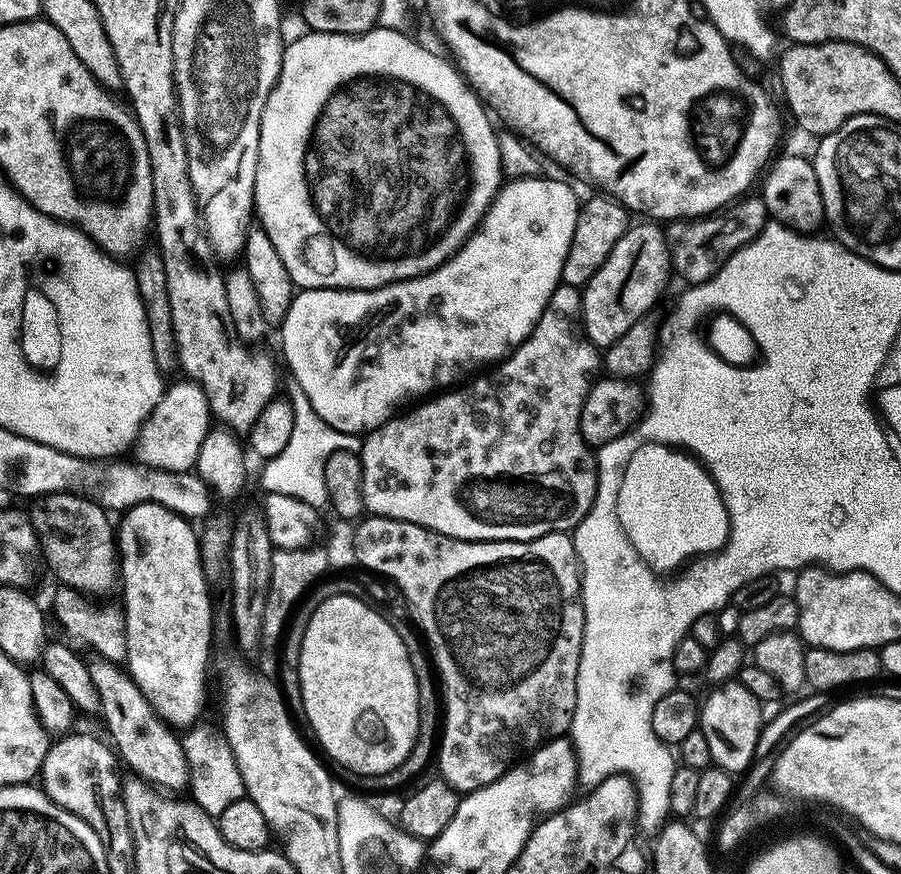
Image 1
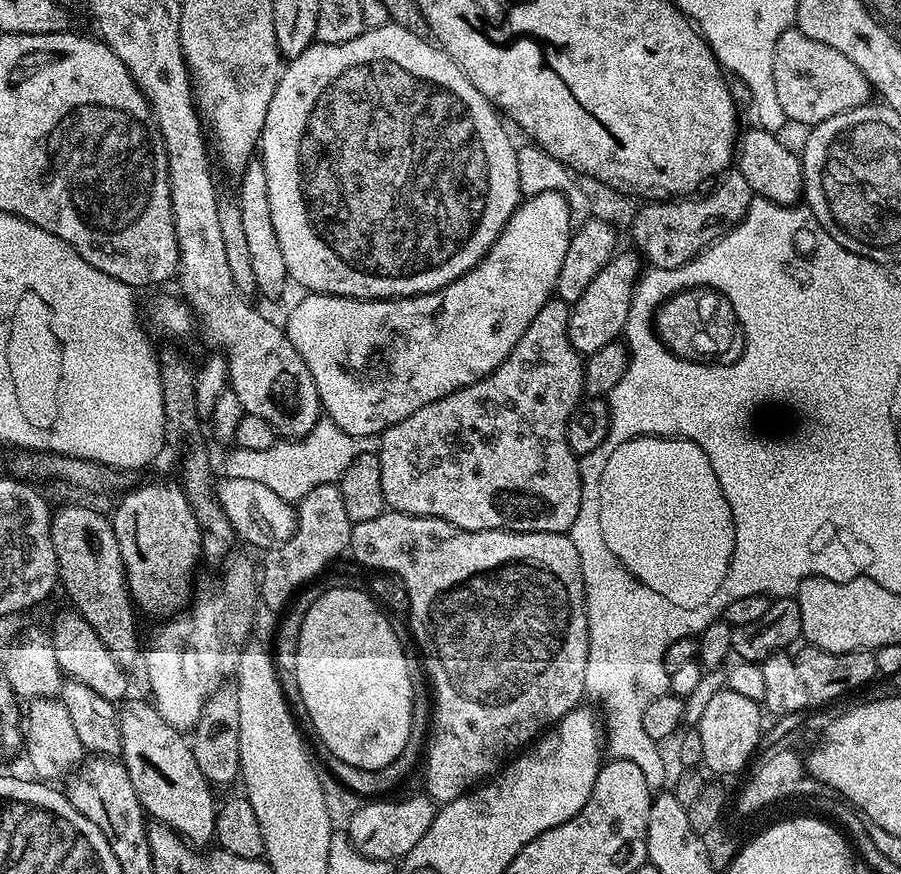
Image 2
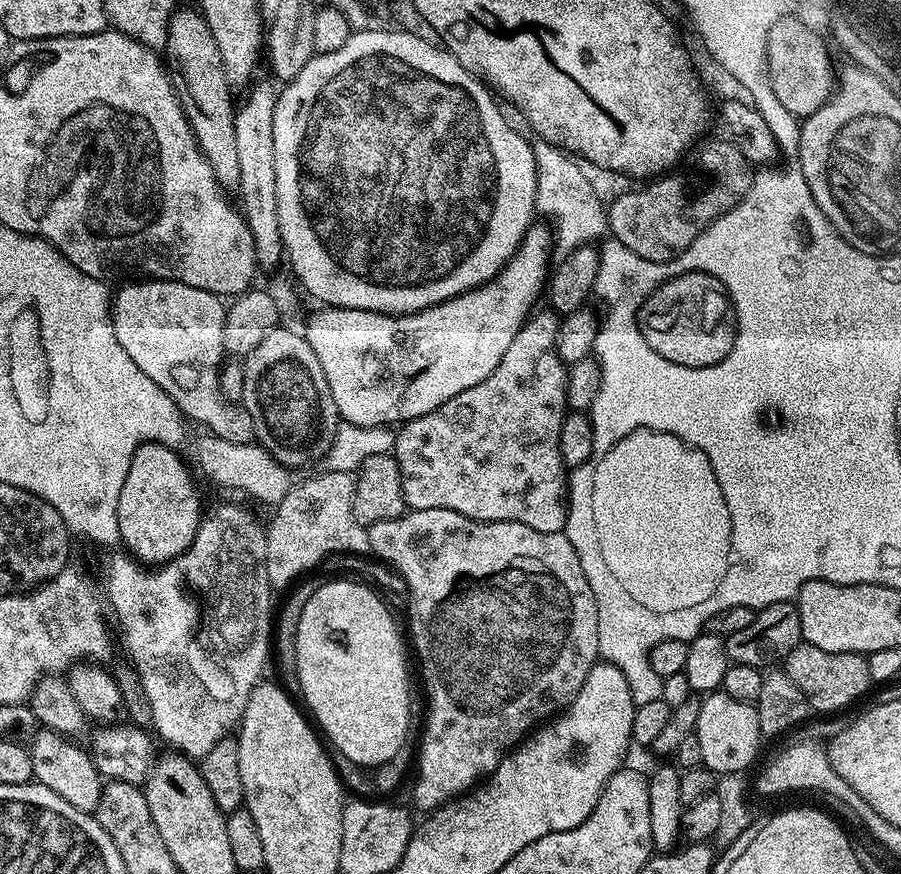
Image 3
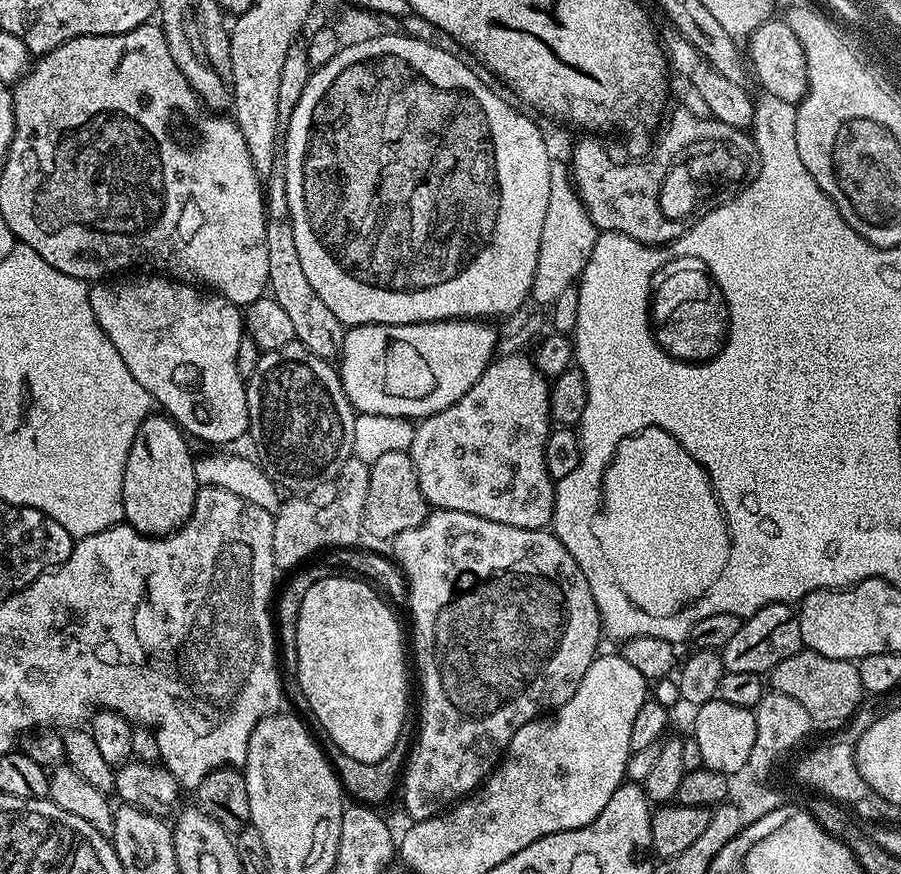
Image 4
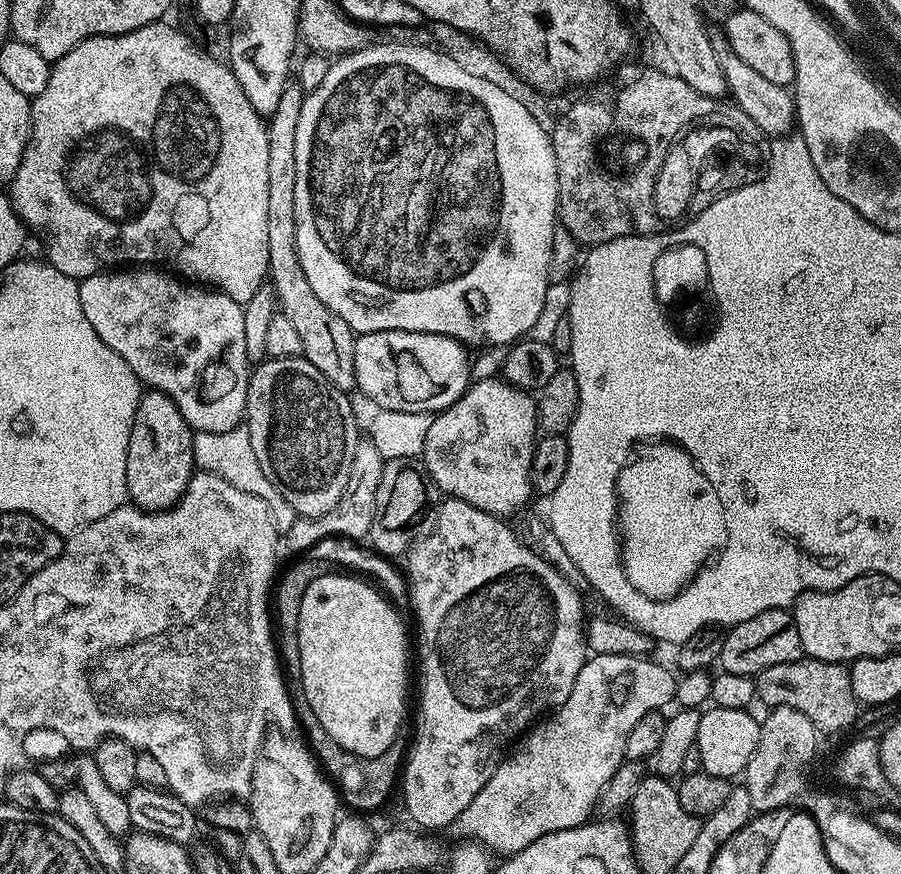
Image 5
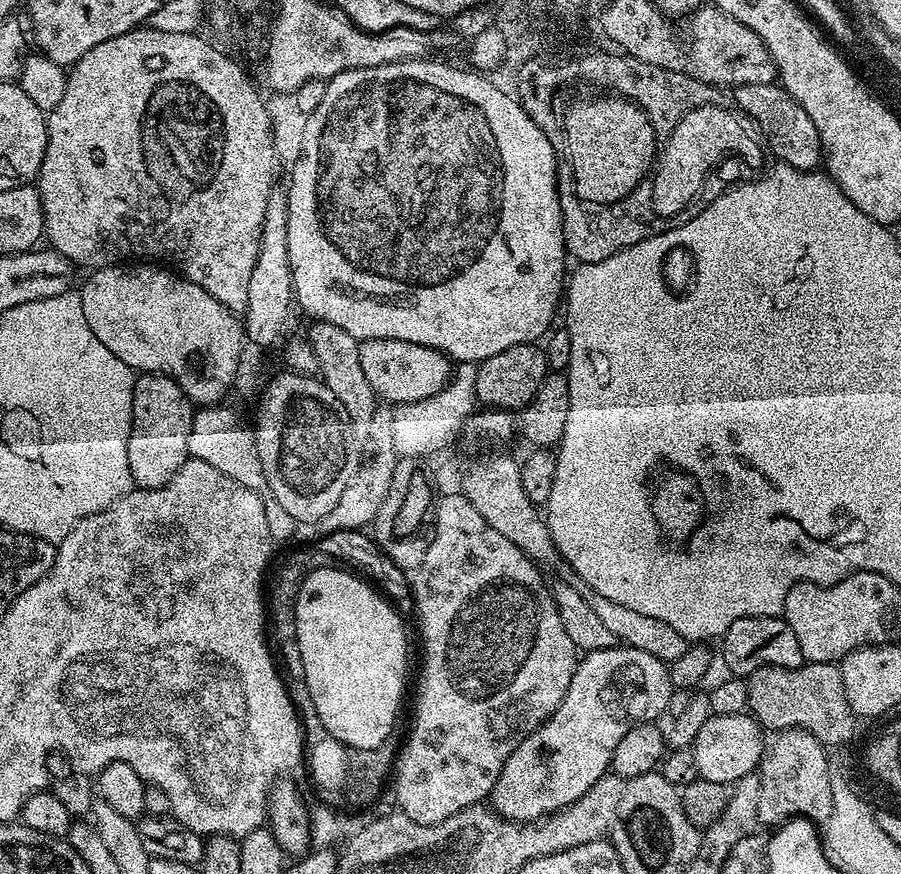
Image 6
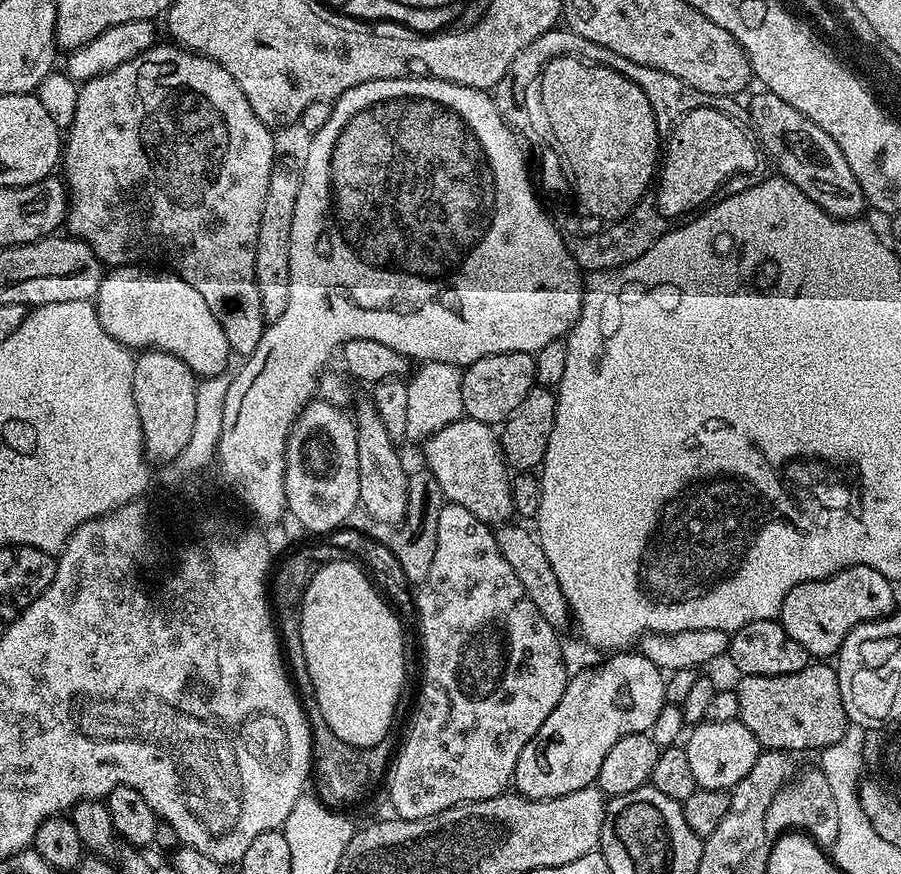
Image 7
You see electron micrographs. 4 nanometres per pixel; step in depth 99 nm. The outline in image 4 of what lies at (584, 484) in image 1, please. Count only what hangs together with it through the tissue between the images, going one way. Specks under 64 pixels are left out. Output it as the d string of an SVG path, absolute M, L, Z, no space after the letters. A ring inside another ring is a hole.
M531 355L500 356L493 359L486 371L478 378L478 382L474 382L474 386L470 386L470 390L466 390L466 394L462 394L462 398L458 398L458 402L446 406L446 410L442 410L438 414L423 417L415 425L416 433L407 453L412 457L412 465L416 471L418 486L422 490L428 505L436 510L445 508L446 510L458 510L466 514L474 514L478 518L502 522L506 526L547 529L552 523L552 511L556 505L556 484L551 474L546 470L546 442L548 441L548 433L554 427L554 421L550 414L549 391L549 377L543 376L536 369L536 361Z

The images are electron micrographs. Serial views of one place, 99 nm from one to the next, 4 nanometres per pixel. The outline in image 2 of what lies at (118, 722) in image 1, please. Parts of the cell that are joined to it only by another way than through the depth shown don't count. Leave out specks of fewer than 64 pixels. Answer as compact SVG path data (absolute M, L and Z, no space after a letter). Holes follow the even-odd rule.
M125 699L119 705L118 715L120 756L130 782L134 782L134 794L138 794L140 805L153 821L172 828L189 845L211 845L216 834L218 802L212 798L213 789L198 768L191 743L181 729L162 718L155 703L132 699Z

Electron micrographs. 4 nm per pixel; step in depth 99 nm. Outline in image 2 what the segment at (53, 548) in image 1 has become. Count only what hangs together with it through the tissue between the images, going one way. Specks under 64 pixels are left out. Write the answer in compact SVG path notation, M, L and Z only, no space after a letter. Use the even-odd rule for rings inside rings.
M68 504L53 511L51 522L51 537L53 539L55 557L59 566L59 583L70 598L73 609L88 622L91 629L101 638L103 645L114 655L121 669L134 671L138 660L142 658L142 644L138 640L136 630L137 611L130 597L127 577L124 574L124 563L121 560L121 550L117 536L107 515L102 516L94 509L80 504Z

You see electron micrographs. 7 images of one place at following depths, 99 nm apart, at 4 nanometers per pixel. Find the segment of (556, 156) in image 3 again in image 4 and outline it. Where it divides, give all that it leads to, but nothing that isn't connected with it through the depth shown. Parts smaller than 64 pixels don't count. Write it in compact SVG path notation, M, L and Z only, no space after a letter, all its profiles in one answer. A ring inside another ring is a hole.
M553 163L550 174L550 195L546 217L542 224L542 242L539 243L538 266L532 283L531 301L550 306L558 294L570 288L584 272L586 262L593 252L599 229L577 195L569 167L565 163Z

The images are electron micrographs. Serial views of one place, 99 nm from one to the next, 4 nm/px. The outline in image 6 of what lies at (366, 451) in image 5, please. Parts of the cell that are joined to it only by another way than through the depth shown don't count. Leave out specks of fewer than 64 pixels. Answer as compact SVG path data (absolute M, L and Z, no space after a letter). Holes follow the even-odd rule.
M378 406L374 412L373 421L370 422L370 430L367 434L367 441L374 446L372 459L368 459L361 465L359 471L346 486L338 505L330 510L330 514L319 520L314 525L316 534L321 537L333 533L338 529L363 529L369 527L376 519L382 502L385 501L386 493L390 488L390 481L393 477L394 466L397 462L396 447L393 436L393 412L388 406Z

